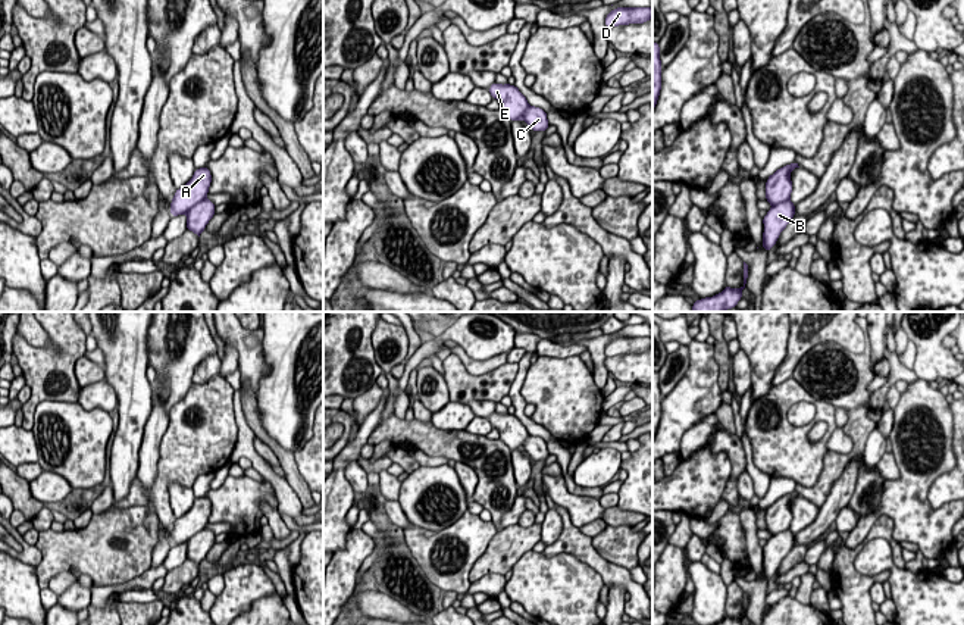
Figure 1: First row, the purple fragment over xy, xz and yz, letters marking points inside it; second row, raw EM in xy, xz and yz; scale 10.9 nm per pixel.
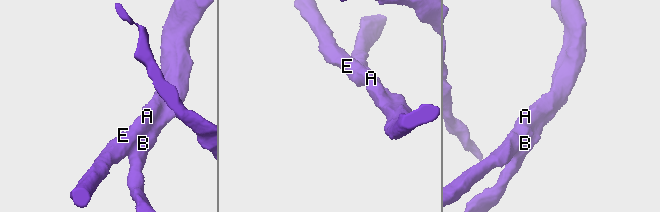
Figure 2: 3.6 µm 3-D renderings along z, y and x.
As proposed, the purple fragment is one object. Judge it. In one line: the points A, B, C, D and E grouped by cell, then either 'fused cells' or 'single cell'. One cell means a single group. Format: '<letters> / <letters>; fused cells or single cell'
A B C D E; single cell

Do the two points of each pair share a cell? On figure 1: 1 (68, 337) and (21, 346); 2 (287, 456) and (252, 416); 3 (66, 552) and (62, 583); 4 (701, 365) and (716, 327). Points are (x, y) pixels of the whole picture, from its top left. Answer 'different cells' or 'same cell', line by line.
1: same cell
2: same cell
3: different cells
4: different cells

